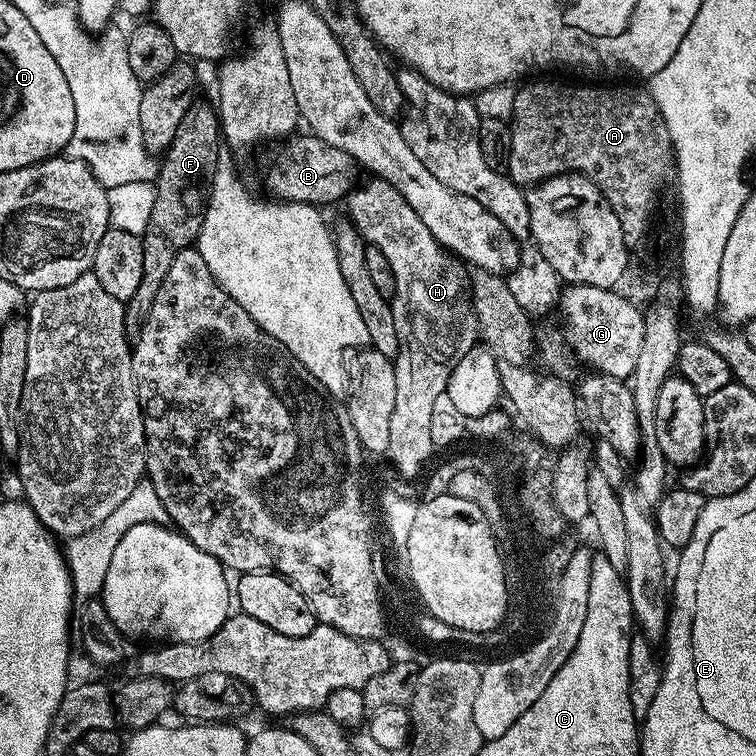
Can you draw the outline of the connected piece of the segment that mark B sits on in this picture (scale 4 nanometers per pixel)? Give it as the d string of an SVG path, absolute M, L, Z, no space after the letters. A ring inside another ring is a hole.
M293 134L283 142L277 143L276 148L268 156L268 165L264 168L264 180L268 188L273 192L275 199L289 204L315 204L325 206L335 200L343 201L357 183L356 172L358 165L350 154L338 150L338 146L330 146L330 142L322 142L322 138L311 134Z

